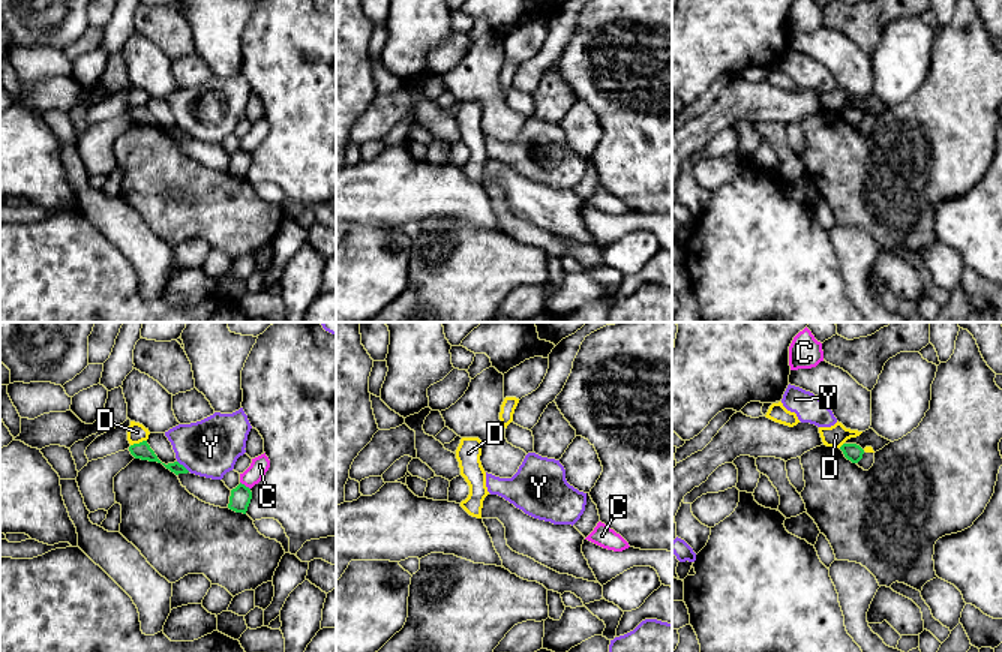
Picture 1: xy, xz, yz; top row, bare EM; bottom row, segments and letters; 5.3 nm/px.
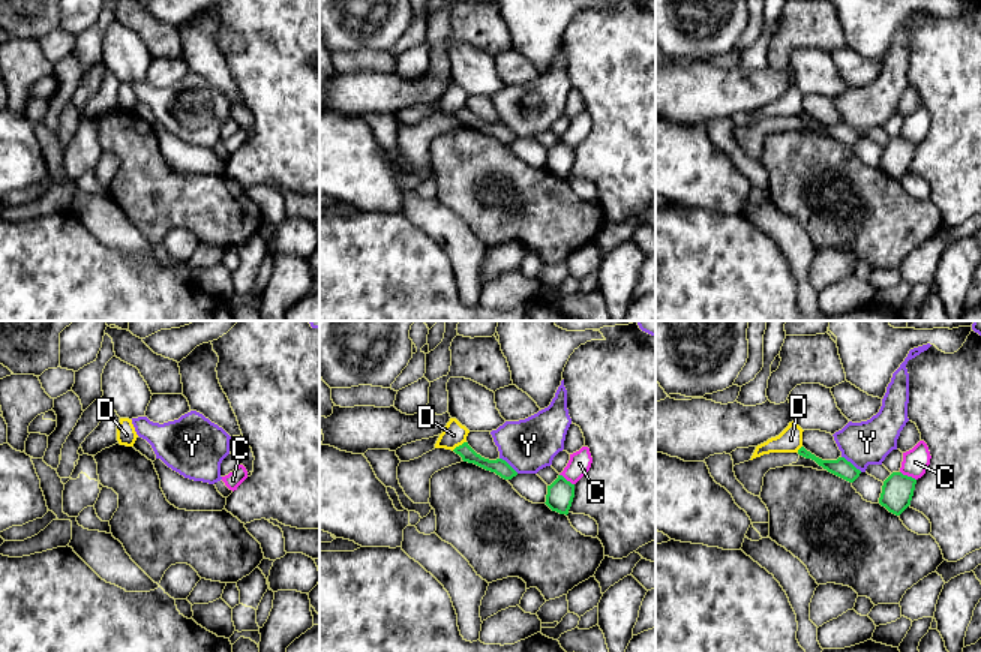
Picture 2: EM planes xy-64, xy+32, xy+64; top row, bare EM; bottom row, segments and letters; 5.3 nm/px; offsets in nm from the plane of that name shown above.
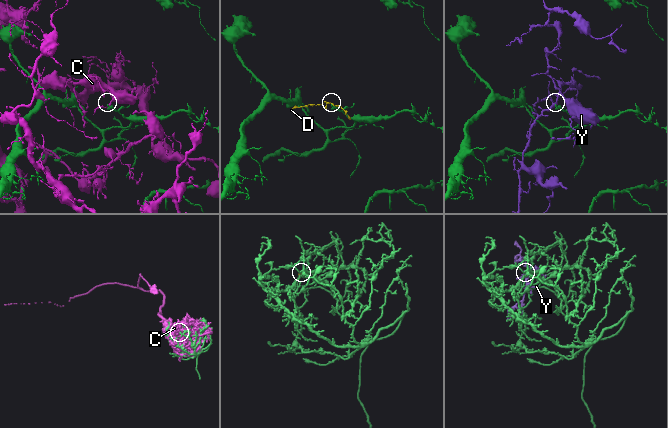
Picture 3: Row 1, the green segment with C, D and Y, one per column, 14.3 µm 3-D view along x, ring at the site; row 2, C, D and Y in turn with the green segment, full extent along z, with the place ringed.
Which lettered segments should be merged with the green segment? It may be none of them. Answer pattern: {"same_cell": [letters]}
{"same_cell": []}

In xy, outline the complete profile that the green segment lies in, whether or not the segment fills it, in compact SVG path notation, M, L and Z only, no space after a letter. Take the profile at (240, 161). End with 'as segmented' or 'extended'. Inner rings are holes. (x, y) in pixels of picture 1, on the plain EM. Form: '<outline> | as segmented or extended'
M240 147L236 153L231 154L228 172L236 177L246 178L250 163L250 153Z | as segmented

